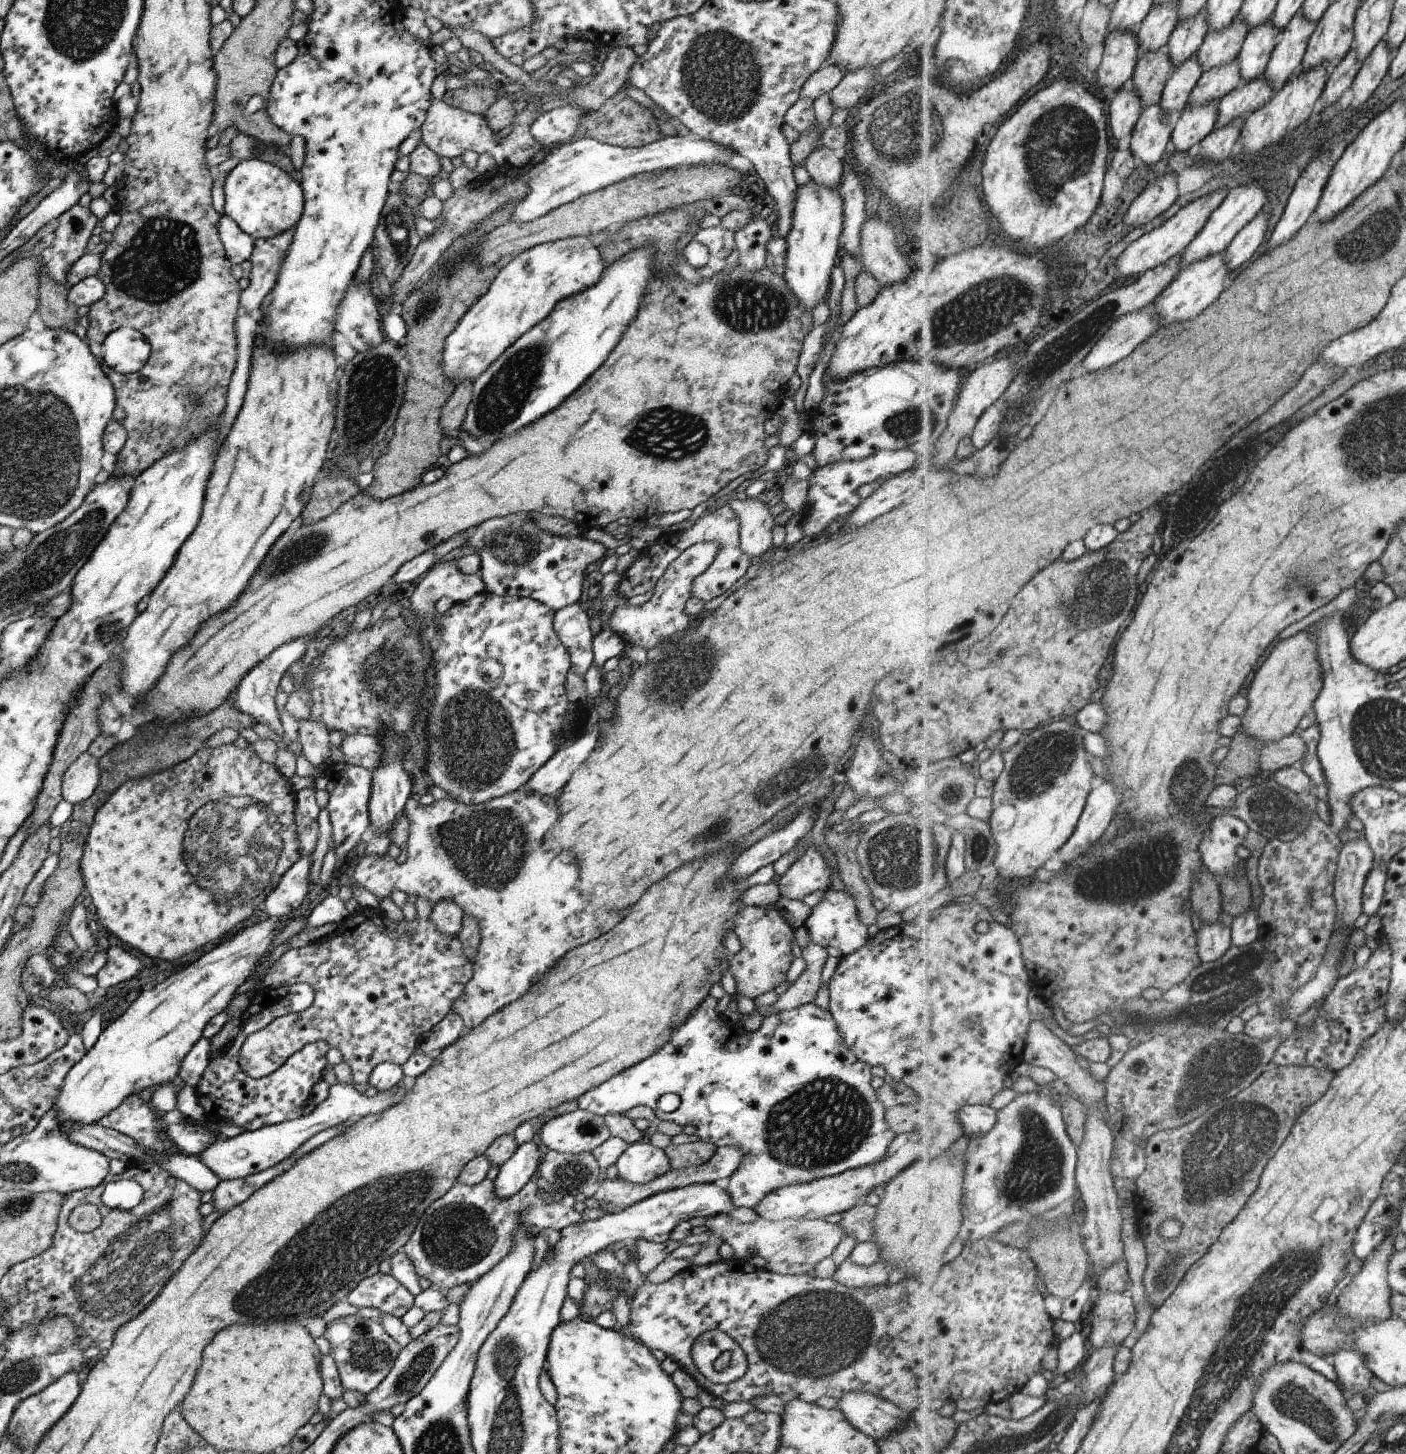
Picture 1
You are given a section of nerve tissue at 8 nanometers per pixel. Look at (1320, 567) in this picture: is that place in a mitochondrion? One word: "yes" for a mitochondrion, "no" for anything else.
yes

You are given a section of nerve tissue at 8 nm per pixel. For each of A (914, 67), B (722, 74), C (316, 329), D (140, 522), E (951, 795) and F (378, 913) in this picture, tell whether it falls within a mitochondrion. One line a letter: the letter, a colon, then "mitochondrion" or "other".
A: other
B: mitochondrion
C: other
D: other
E: mitochondrion
F: other

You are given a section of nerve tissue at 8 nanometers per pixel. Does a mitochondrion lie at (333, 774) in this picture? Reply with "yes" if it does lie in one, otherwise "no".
no

